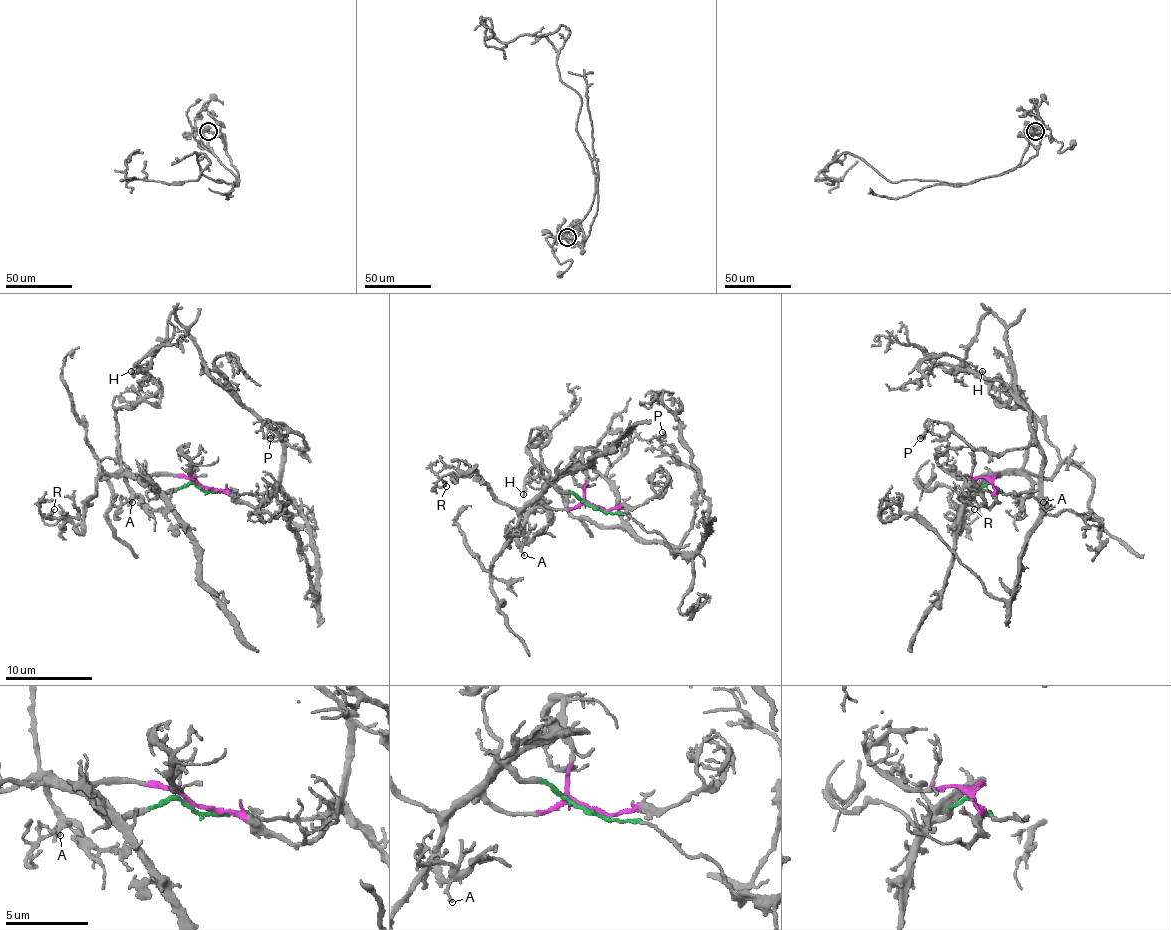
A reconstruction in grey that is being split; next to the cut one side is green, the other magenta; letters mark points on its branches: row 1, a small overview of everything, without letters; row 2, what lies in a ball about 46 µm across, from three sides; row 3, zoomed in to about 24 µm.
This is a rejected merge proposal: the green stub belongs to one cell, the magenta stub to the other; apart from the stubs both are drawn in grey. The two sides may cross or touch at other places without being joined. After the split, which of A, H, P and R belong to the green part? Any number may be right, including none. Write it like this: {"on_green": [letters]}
{"on_green": ["H", "P"]}

